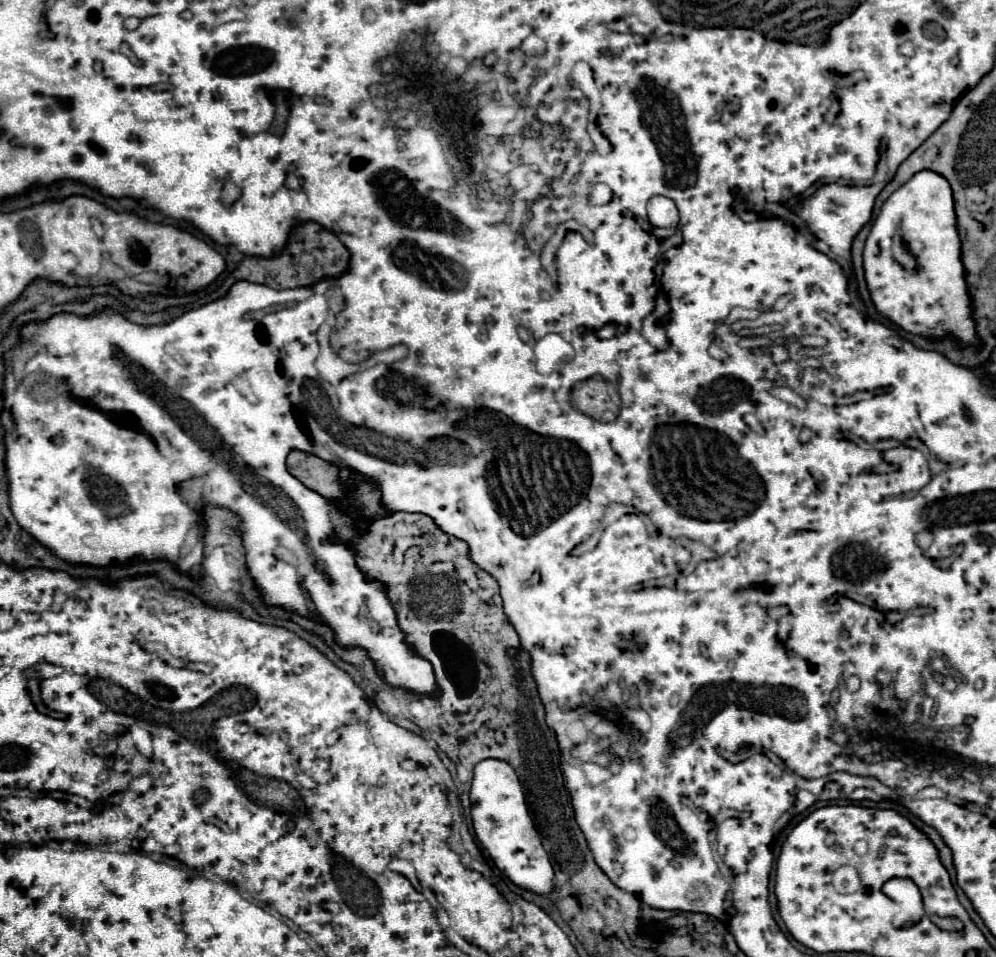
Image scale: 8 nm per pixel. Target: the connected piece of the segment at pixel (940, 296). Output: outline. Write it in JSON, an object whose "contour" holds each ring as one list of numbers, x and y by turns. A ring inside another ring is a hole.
{"contour":[[933,171,915,173,883,203,865,241,865,281,877,311,909,333,925,337,953,333,961,345,975,345,979,339,975,335,975,321,971,319,971,299,959,253,951,185],[897,231,901,231,911,253,917,255,915,273,905,271,893,259,891,243]]}

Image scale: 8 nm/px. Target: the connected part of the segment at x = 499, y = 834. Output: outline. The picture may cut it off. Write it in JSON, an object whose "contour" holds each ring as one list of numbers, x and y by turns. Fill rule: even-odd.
{"contour":[[485,759,475,765,471,781,471,823,483,849,489,853,499,871,503,871,517,887,533,893,553,891,553,867,547,851,541,845,539,833,529,817,521,783,509,763]]}

